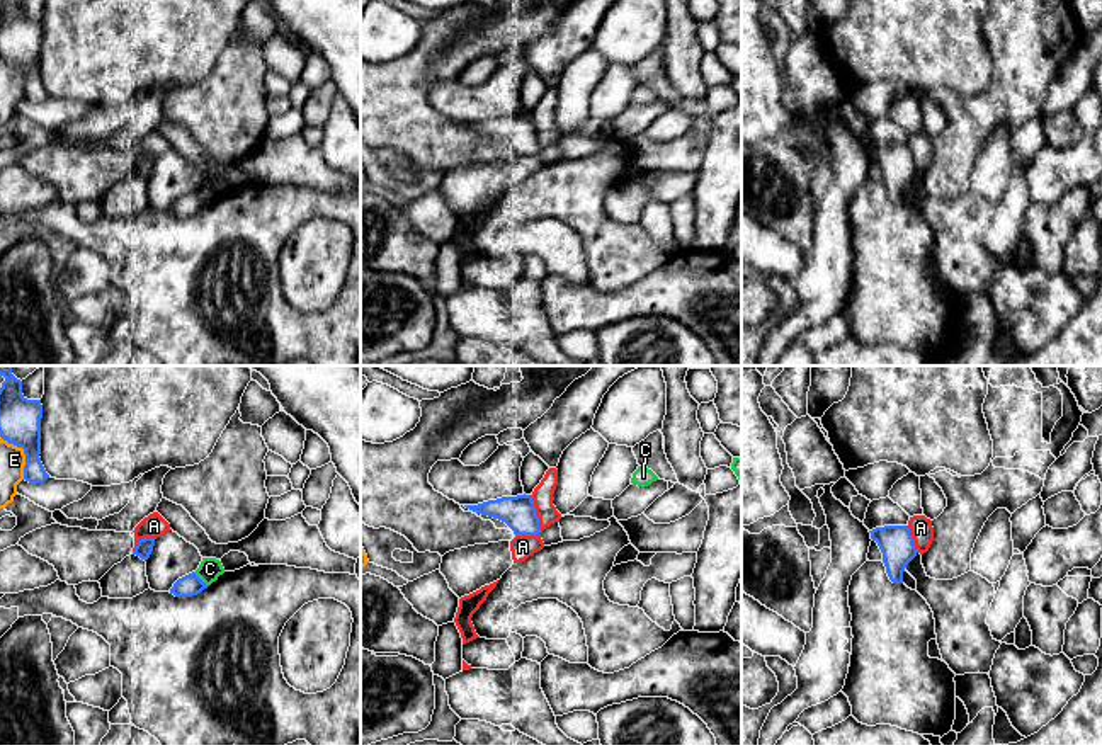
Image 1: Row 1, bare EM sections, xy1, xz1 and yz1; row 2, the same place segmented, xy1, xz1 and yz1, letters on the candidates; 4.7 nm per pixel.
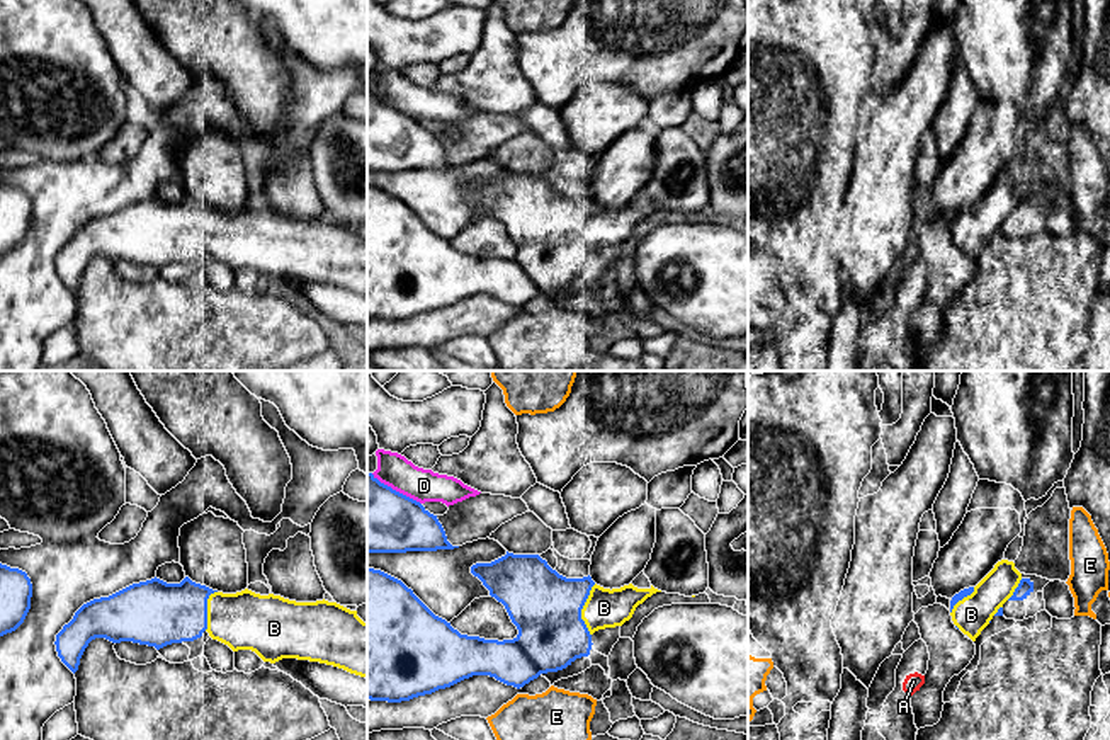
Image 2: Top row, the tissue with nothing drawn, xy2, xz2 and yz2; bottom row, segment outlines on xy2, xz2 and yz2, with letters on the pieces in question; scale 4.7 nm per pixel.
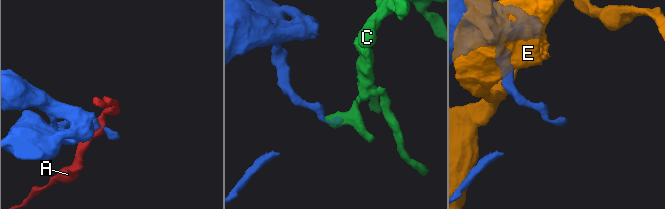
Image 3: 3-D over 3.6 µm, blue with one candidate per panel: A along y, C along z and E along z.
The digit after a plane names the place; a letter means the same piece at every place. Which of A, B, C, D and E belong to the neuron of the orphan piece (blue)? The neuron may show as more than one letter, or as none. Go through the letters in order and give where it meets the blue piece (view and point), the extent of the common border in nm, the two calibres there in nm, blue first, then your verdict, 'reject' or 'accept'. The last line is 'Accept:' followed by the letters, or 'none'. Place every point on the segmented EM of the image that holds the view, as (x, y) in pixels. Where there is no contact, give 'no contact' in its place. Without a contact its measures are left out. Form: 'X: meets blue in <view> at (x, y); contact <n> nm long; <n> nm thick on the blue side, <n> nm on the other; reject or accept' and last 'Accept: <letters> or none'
A: meets blue in xz1 at (538, 526); contact 220 nm long; 160 nm thick on the blue side, 110 nm on the other; reject
B: meets blue in xz2 at (582, 608); contact 240 nm long; 340 nm thick on the blue side, 190 nm on the other; accept
C: meets blue in xy1 at (199, 579); contact 100 nm long; 100 nm thick on the blue side, 110 nm on the other; reject
D: meets blue in xz2 at (395, 490); contact 280 nm long; 340 nm thick on the blue side, 160 nm on the other; reject
E: meets blue in xy1 at (24, 453); contact 240 nm long; 190 nm thick on the blue side, 130 nm on the other; reject
Accept: B

